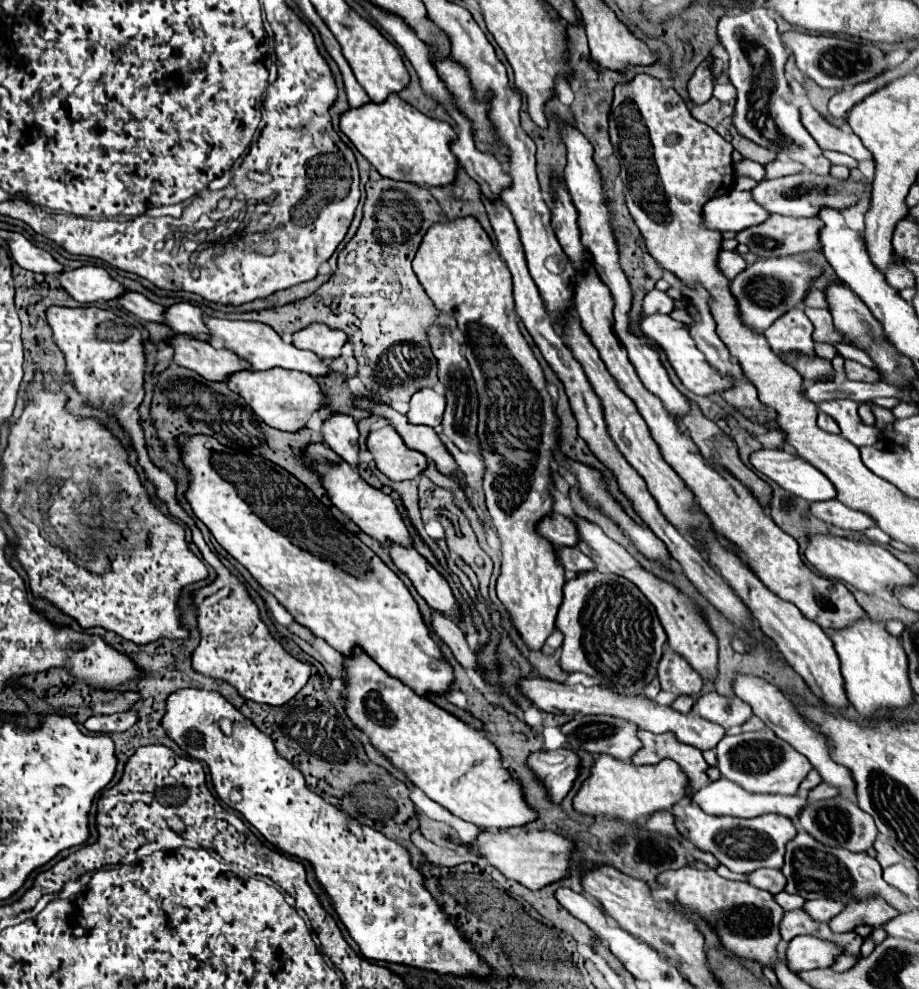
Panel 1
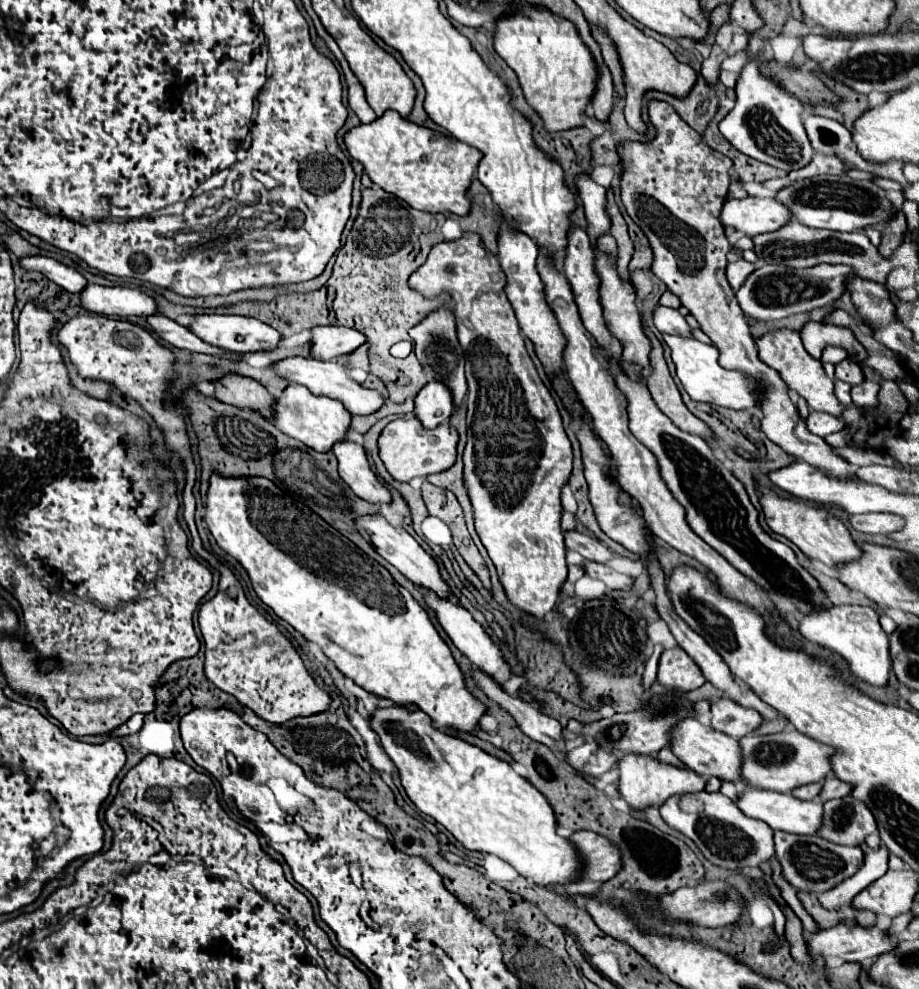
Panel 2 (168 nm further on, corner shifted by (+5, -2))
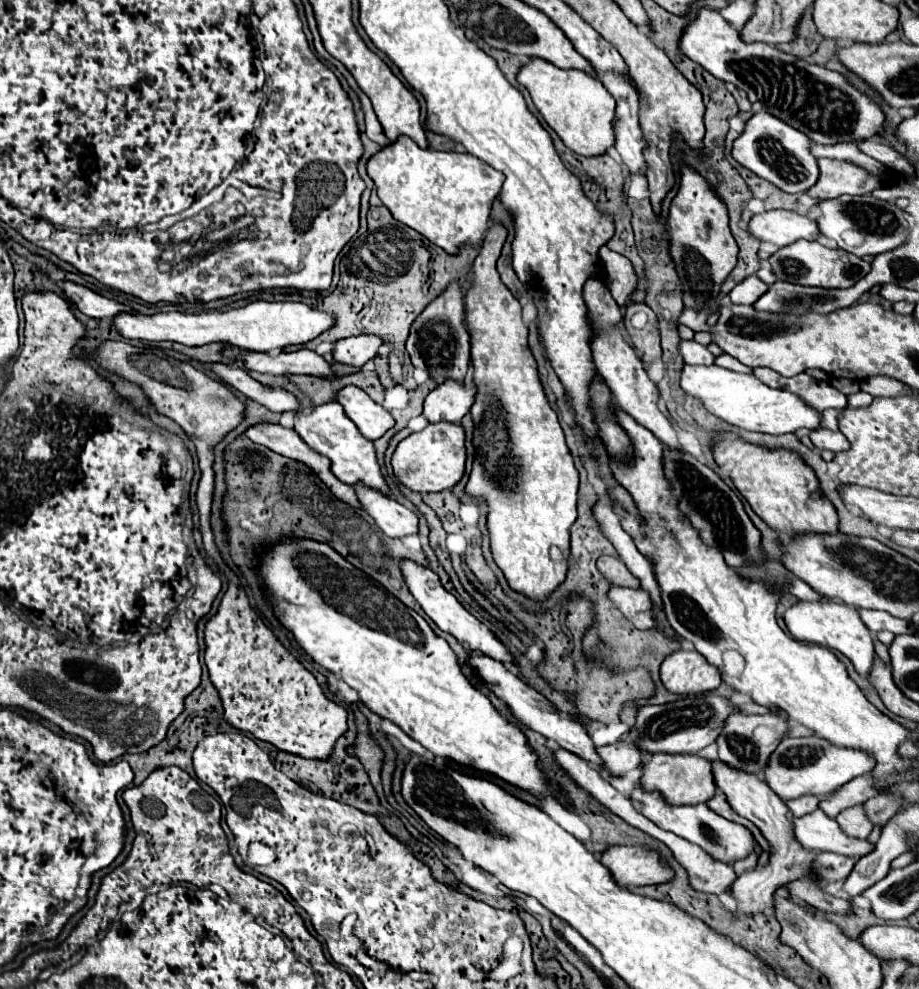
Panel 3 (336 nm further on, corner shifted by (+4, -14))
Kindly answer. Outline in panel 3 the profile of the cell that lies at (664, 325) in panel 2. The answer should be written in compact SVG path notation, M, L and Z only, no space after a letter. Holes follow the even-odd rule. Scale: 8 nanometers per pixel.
M680 340L678 352L686 364L714 364L714 356L696 340Z

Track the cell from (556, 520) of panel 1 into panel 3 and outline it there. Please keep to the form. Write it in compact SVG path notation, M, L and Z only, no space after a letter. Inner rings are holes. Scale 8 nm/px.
M600 556L596 562L596 568L600 570L600 574L604 578L608 578L616 586L628 586L628 588L640 586L640 582L630 574L630 570L624 566L624 562L620 558Z

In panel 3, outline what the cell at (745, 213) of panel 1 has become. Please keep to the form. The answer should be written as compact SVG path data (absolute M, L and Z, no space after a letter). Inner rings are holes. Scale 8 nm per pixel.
M768 210L756 214L748 222L748 234L760 242L770 242L776 246L788 246L800 238L816 240L816 222L808 216L800 216L792 210Z

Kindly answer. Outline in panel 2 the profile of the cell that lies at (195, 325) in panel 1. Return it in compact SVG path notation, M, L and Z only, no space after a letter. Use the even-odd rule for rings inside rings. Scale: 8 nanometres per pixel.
M201 314L195 316L189 330L207 344L227 348L231 352L275 350L281 342L281 334L277 330L255 318L243 316Z

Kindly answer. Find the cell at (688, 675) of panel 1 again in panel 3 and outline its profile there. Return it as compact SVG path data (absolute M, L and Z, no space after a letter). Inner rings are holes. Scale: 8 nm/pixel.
M680 648L660 666L660 680L672 694L704 694L720 686L720 674L702 654Z

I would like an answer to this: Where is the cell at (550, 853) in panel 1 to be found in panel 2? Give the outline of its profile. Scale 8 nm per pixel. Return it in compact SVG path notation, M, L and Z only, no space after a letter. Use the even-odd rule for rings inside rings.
M579 830L571 836L571 842L577 846L577 850L581 852L581 856L585 860L583 878L581 878L583 882L587 880L587 882L603 884L619 872L621 856L619 856L619 848L615 848L615 844L611 844L611 840L595 834L595 832Z

